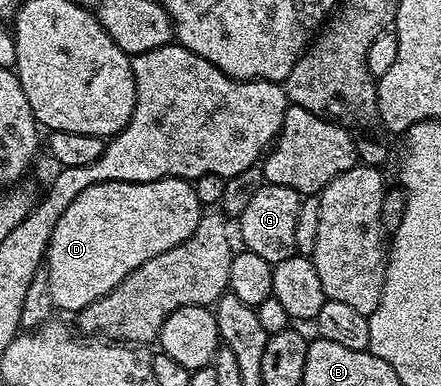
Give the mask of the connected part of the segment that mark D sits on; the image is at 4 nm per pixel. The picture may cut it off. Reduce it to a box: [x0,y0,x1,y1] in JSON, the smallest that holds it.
[44,178,203,312]

